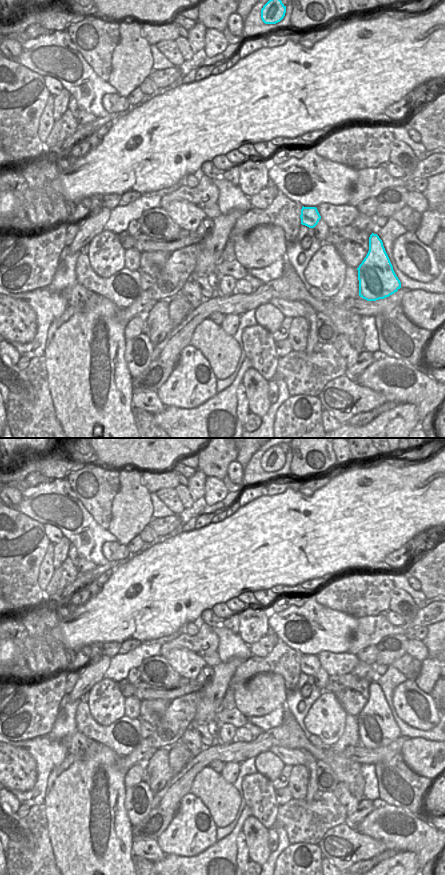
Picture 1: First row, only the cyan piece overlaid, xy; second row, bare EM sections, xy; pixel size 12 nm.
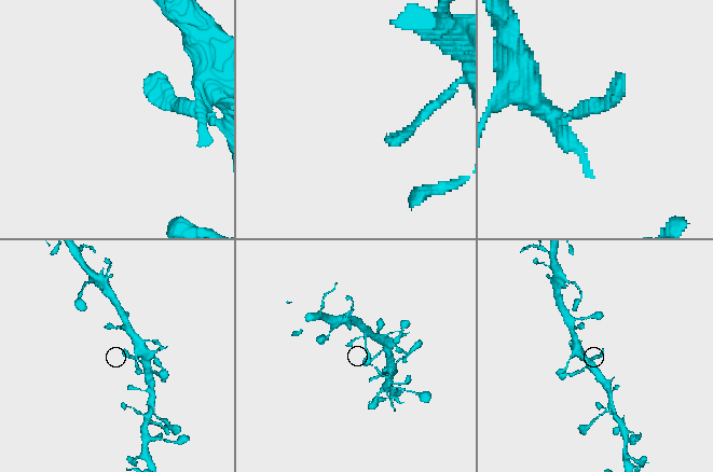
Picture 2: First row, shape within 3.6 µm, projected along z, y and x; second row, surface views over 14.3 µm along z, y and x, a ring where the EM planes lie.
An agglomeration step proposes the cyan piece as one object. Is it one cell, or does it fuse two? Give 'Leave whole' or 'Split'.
Leave whole

